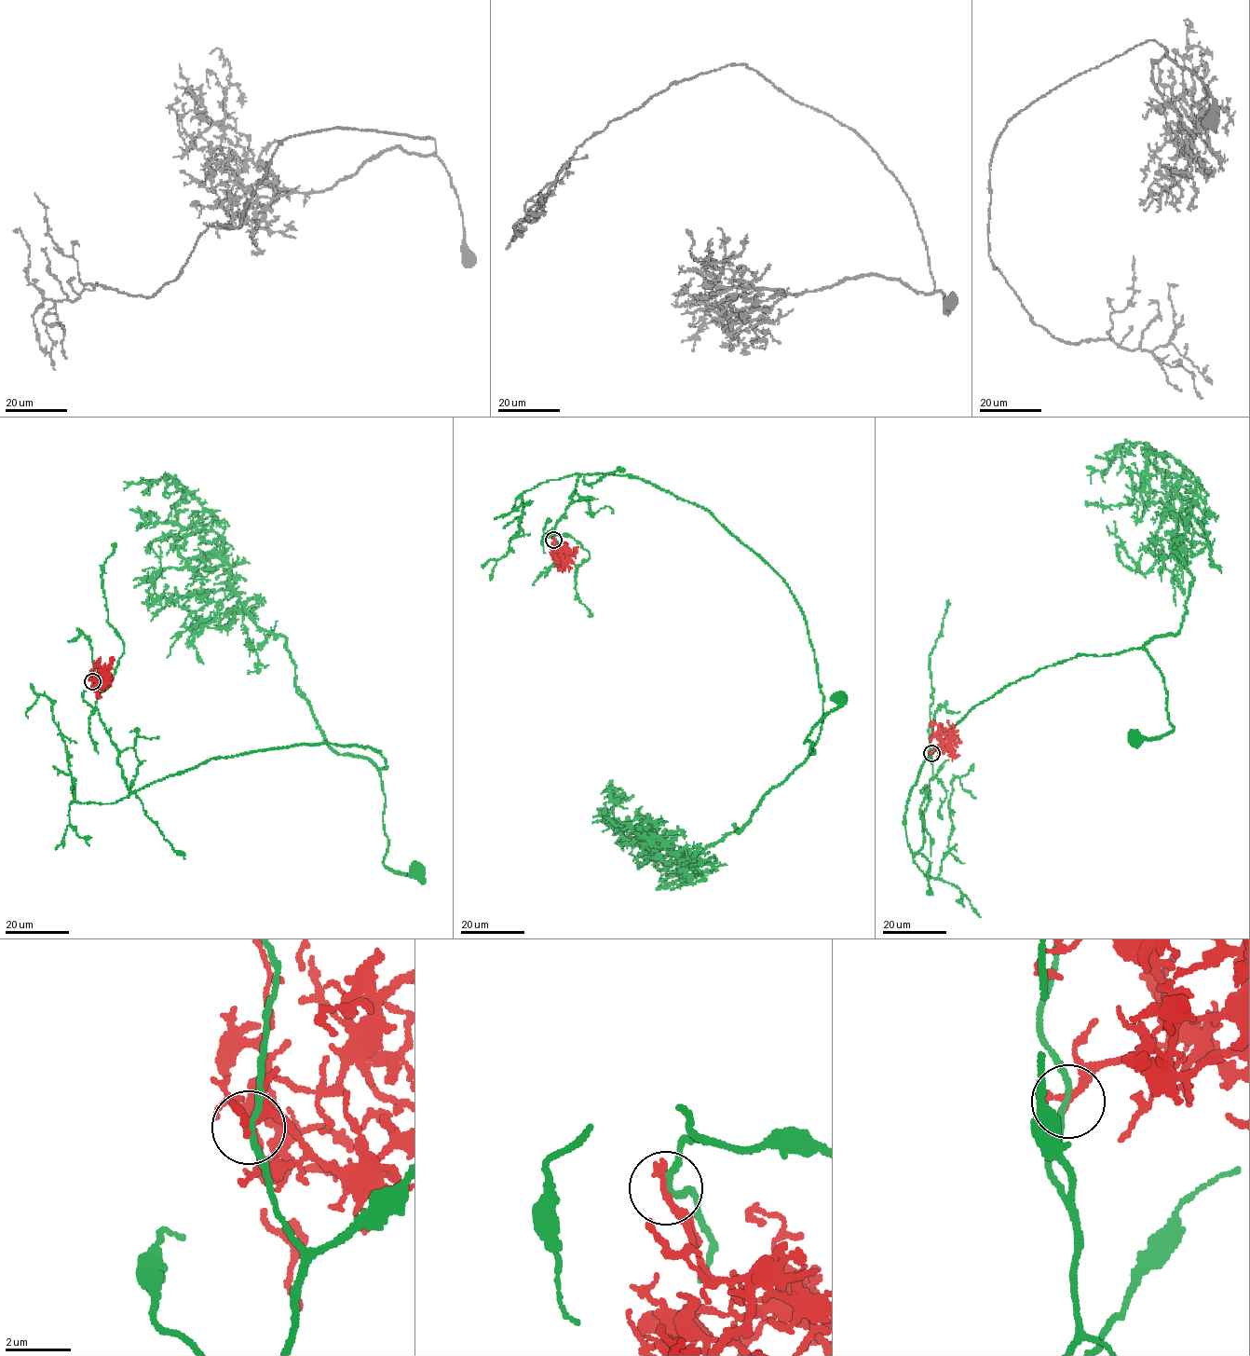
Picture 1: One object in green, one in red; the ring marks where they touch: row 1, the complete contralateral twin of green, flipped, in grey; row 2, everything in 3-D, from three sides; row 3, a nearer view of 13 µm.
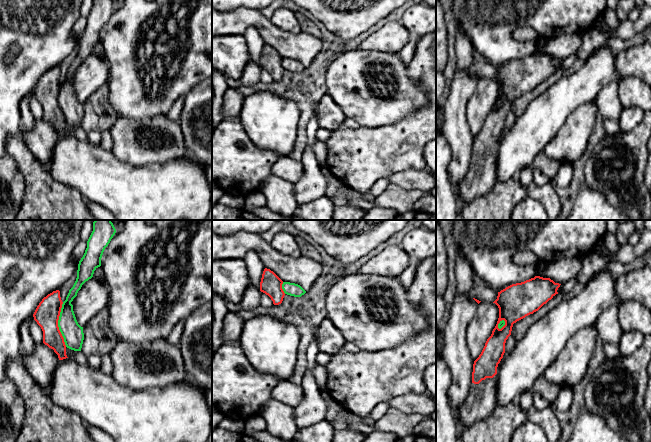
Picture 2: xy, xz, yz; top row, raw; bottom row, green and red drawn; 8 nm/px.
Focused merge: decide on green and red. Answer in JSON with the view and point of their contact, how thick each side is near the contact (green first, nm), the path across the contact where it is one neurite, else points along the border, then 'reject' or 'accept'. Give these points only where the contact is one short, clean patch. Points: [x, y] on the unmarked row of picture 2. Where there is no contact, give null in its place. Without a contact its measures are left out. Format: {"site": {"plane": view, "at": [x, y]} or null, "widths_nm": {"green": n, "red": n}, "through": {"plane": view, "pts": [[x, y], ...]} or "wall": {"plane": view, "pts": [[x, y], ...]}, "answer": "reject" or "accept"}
{"site": {"plane": "xy", "at": [58, 100]}, "widths_nm": {"green": 170, "red": 200}, "answer": "reject"}

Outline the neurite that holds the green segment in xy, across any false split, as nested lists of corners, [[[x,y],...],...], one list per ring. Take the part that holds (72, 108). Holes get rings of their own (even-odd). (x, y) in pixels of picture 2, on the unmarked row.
[[[93,0],[93,7],[87,17],[87,24],[78,40],[77,54],[62,80],[58,103],[67,124],[81,127],[84,109],[75,93],[71,78],[82,61],[93,53],[94,47],[101,42],[105,24],[116,9],[113,0]]]

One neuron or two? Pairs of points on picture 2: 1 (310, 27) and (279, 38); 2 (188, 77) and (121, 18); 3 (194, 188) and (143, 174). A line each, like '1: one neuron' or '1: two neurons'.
1: two neurons
2: one neuron
3: one neuron

